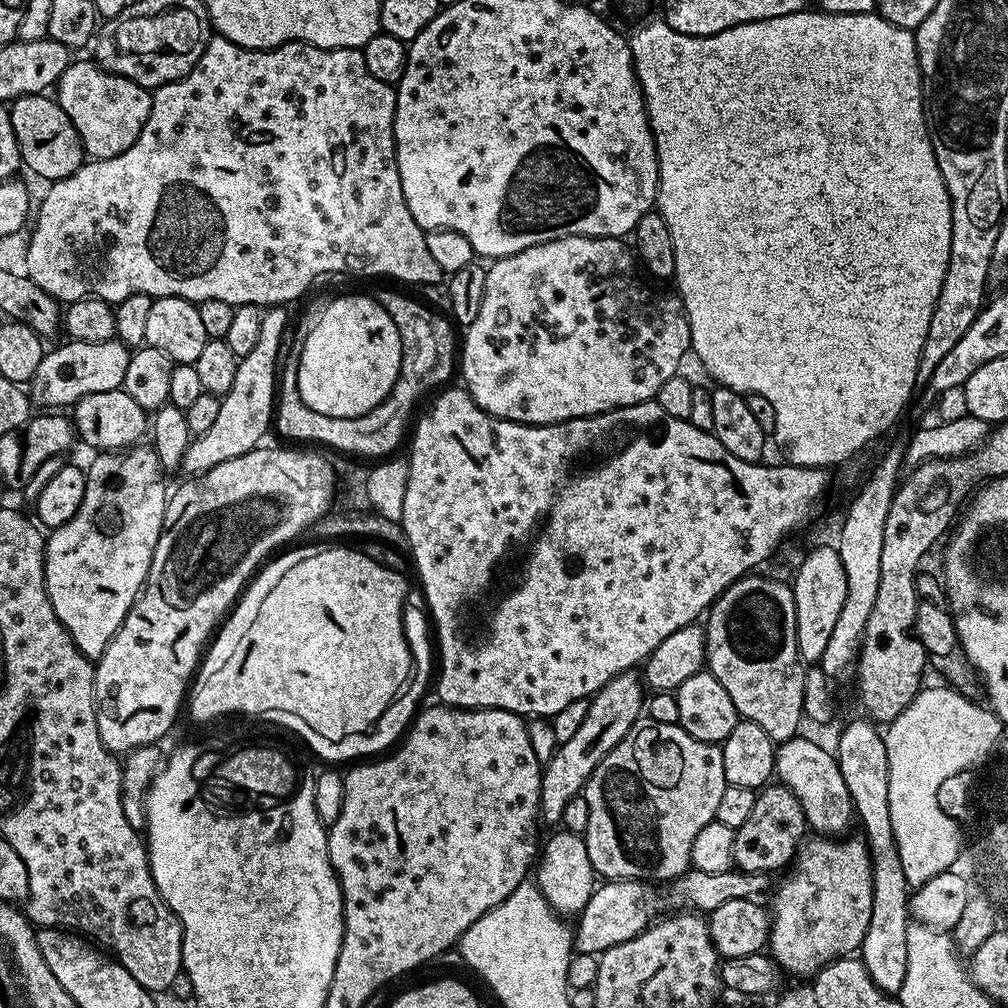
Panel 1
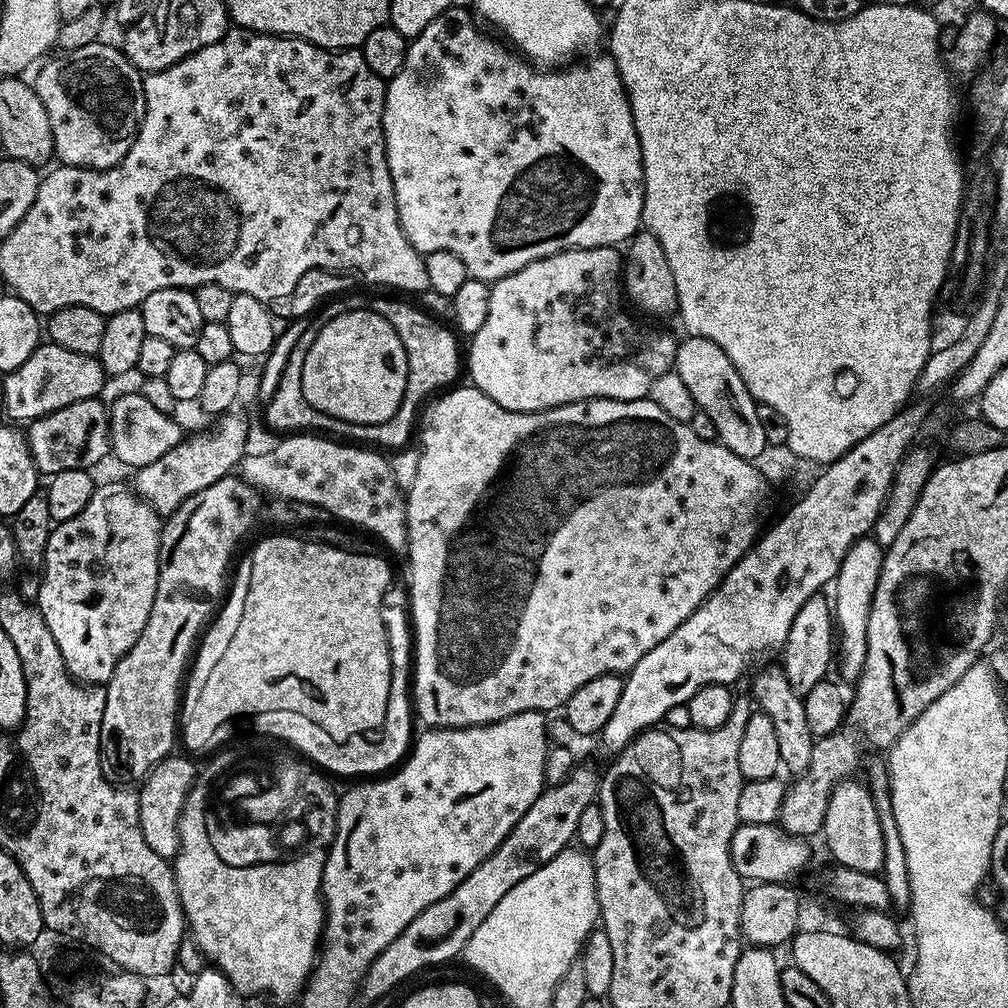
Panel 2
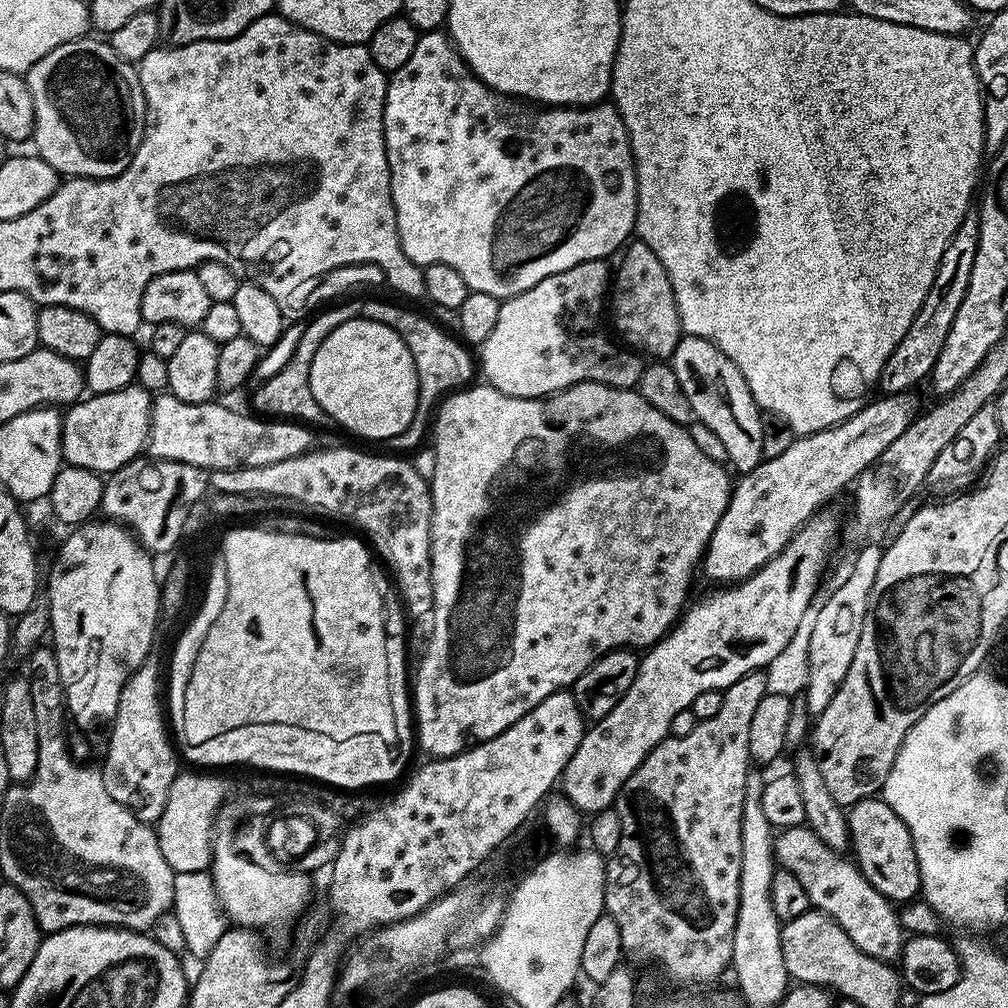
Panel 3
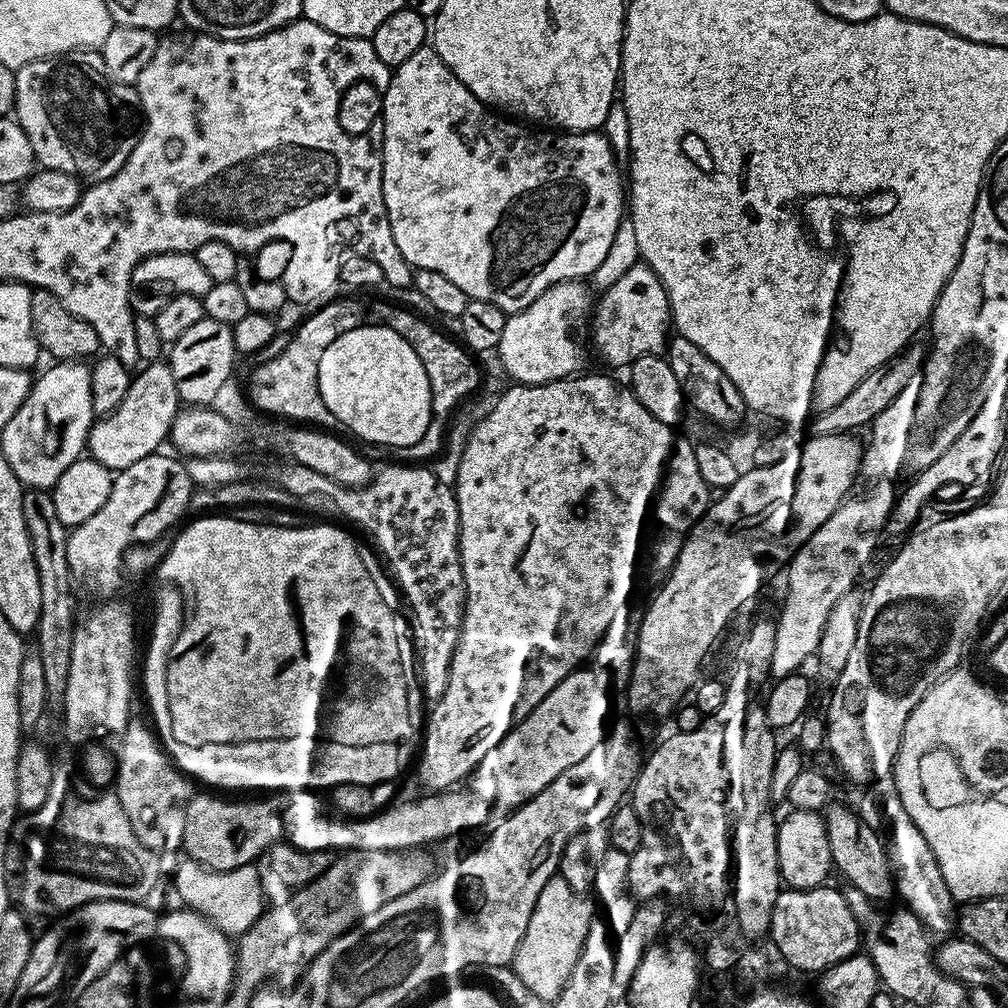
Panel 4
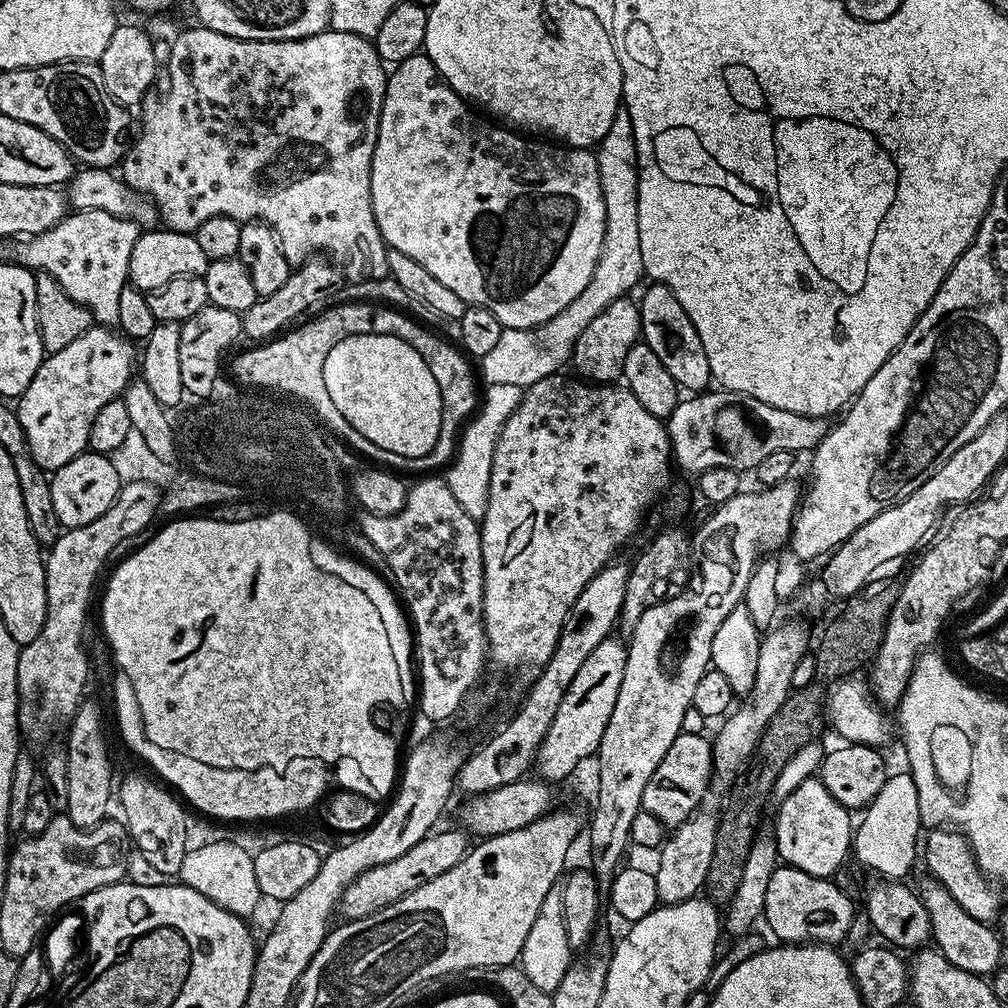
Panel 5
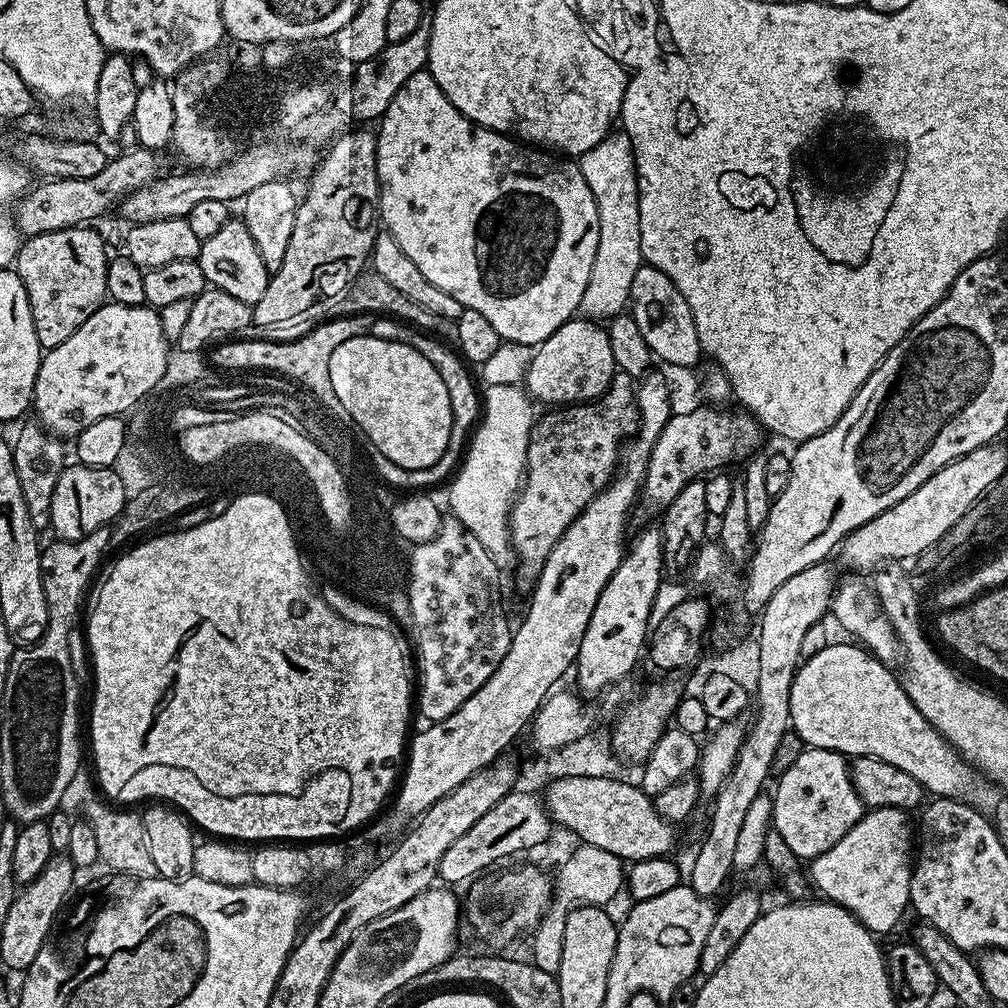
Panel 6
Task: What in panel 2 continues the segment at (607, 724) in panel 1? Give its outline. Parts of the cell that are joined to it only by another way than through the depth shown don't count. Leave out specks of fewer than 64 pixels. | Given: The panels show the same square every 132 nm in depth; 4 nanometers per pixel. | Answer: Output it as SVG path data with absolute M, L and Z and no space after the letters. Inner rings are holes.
M583 766L573 768L560 784L545 787L530 810L518 818L512 833L457 888L450 890L446 898L438 898L438 902L426 906L426 910L422 910L422 914L418 914L418 918L414 918L414 922L410 922L410 926L406 926L406 930L402 930L402 934L398 934L398 938L378 954L378 958L374 958L366 970L364 981L360 983L359 1003L372 1004L403 980L410 979L415 972L459 957L474 930L486 922L490 910L494 910L494 906L498 906L498 902L502 902L502 898L506 898L522 878L530 878L534 870L546 866L546 862L575 841L578 822L586 806L597 803L599 790L598 772Z

